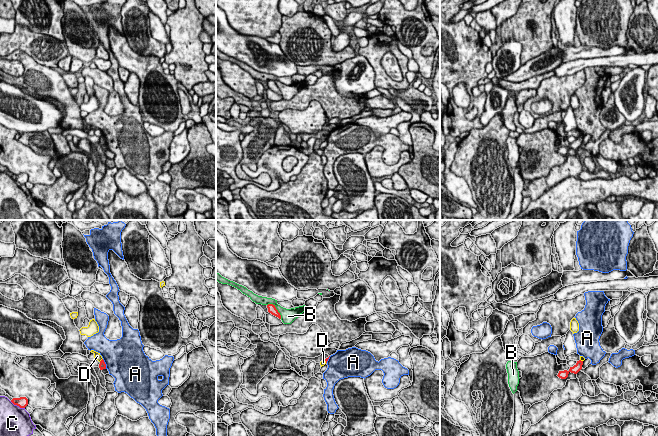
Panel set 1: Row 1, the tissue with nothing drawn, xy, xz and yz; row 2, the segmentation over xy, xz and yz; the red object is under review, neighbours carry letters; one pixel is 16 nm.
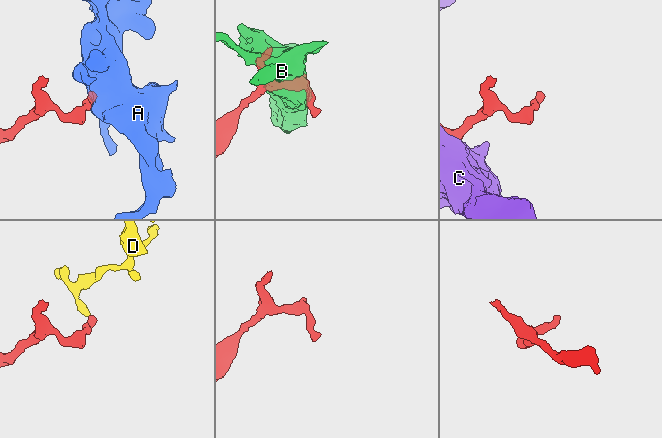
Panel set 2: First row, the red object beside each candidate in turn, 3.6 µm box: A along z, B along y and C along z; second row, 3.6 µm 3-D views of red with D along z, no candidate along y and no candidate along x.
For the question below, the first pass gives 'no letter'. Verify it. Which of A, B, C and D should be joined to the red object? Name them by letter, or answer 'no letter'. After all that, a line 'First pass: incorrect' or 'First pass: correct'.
no letter
First pass: correct

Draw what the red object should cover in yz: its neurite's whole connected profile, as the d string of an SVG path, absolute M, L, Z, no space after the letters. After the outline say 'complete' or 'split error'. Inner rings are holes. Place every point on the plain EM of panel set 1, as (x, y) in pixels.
M579 136L573 143L570 143L568 147L567 146L559 147L557 152L561 155L566 155L570 148L577 150L582 145L582 141L583 141L583 137Z; complete

